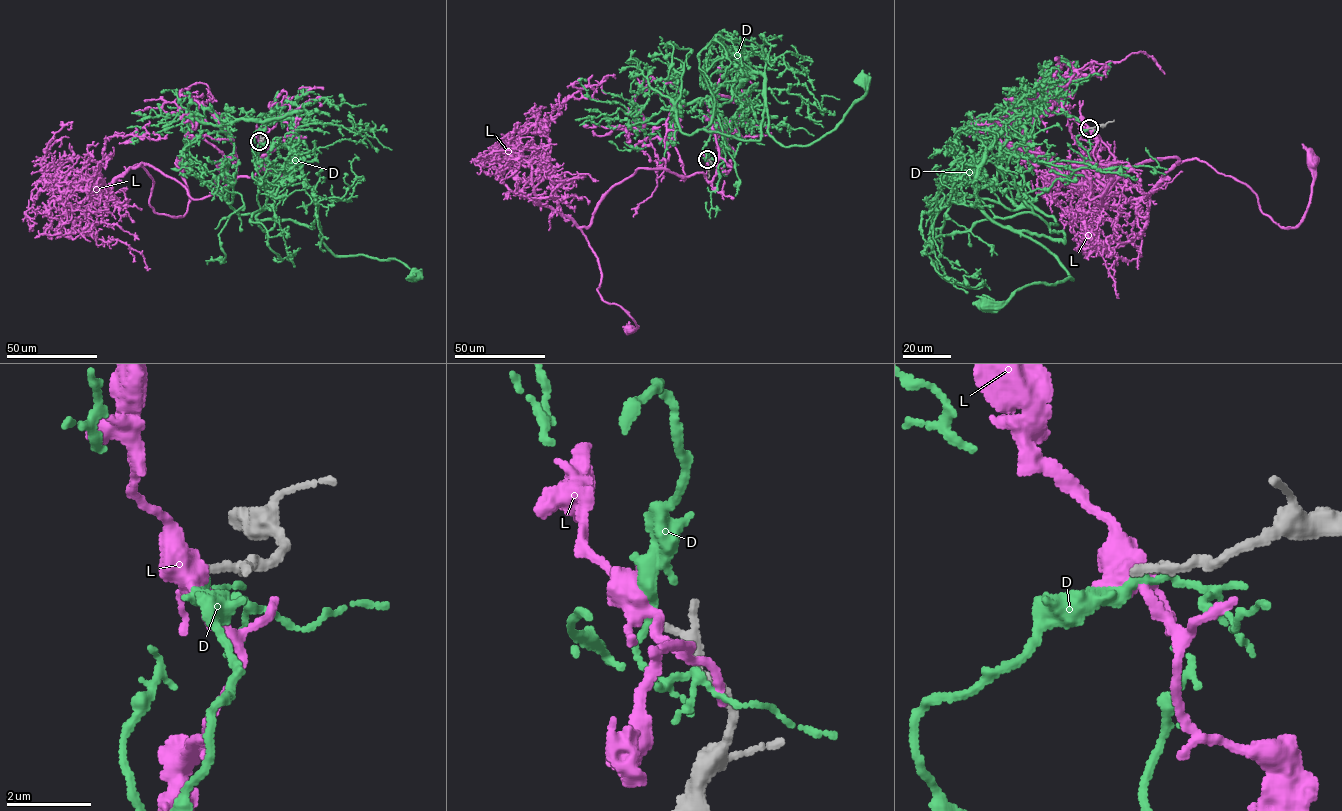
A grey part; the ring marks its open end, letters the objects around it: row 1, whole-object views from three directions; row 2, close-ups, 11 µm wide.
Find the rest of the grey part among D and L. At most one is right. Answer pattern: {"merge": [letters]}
{"merge": []}

